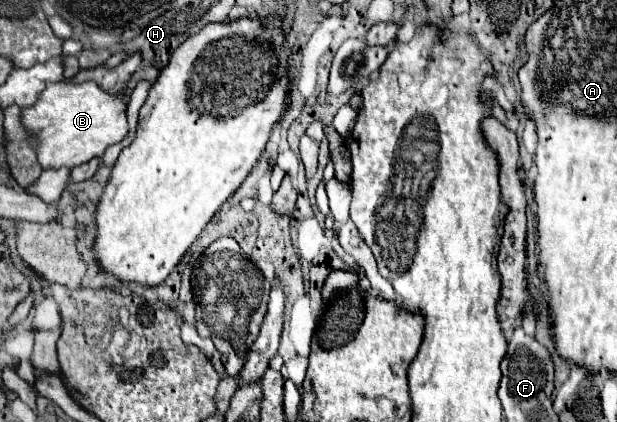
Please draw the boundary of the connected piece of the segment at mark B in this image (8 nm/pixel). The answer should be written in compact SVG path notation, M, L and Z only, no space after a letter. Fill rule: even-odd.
M62 80L48 84L34 106L22 108L20 122L30 136L30 146L42 170L80 166L94 156L102 156L110 144L120 142L128 134L124 100L100 90L94 82L68 84Z

